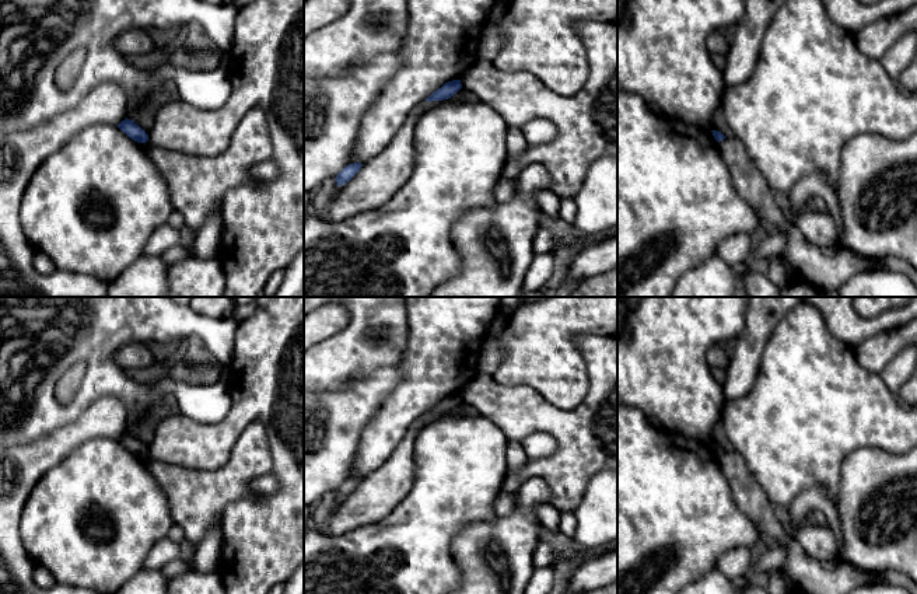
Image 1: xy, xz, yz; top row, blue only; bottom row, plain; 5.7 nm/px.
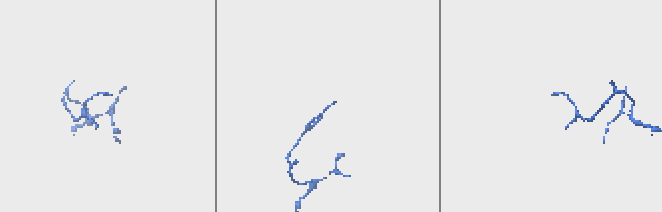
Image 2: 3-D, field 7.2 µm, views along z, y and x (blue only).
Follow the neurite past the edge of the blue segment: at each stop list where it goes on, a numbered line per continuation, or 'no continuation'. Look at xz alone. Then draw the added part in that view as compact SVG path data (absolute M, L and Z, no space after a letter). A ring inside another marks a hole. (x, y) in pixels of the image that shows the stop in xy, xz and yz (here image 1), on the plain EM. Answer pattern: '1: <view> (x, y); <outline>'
no continuation

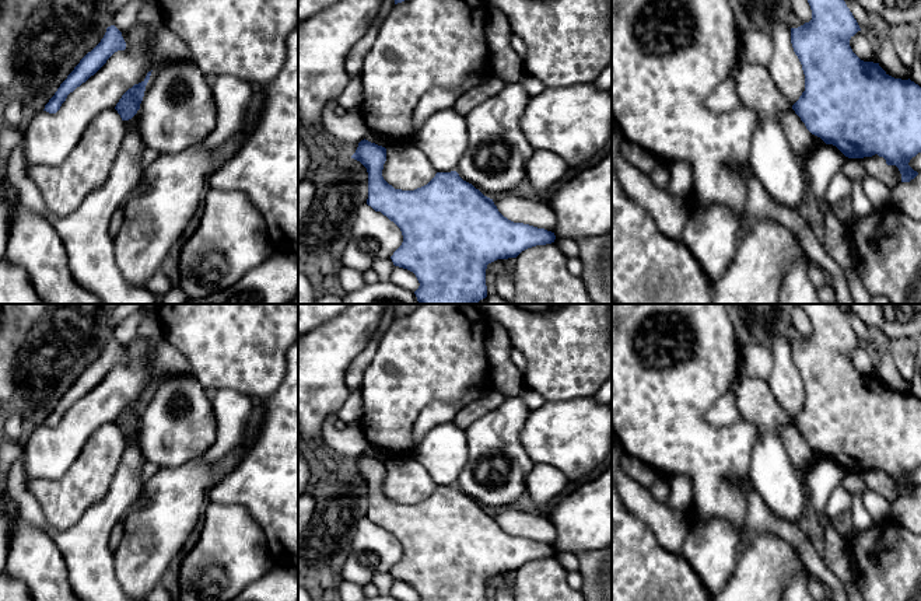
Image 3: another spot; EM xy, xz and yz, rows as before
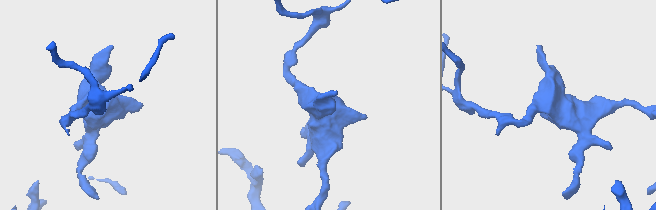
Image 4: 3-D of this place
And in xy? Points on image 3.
no continuation

